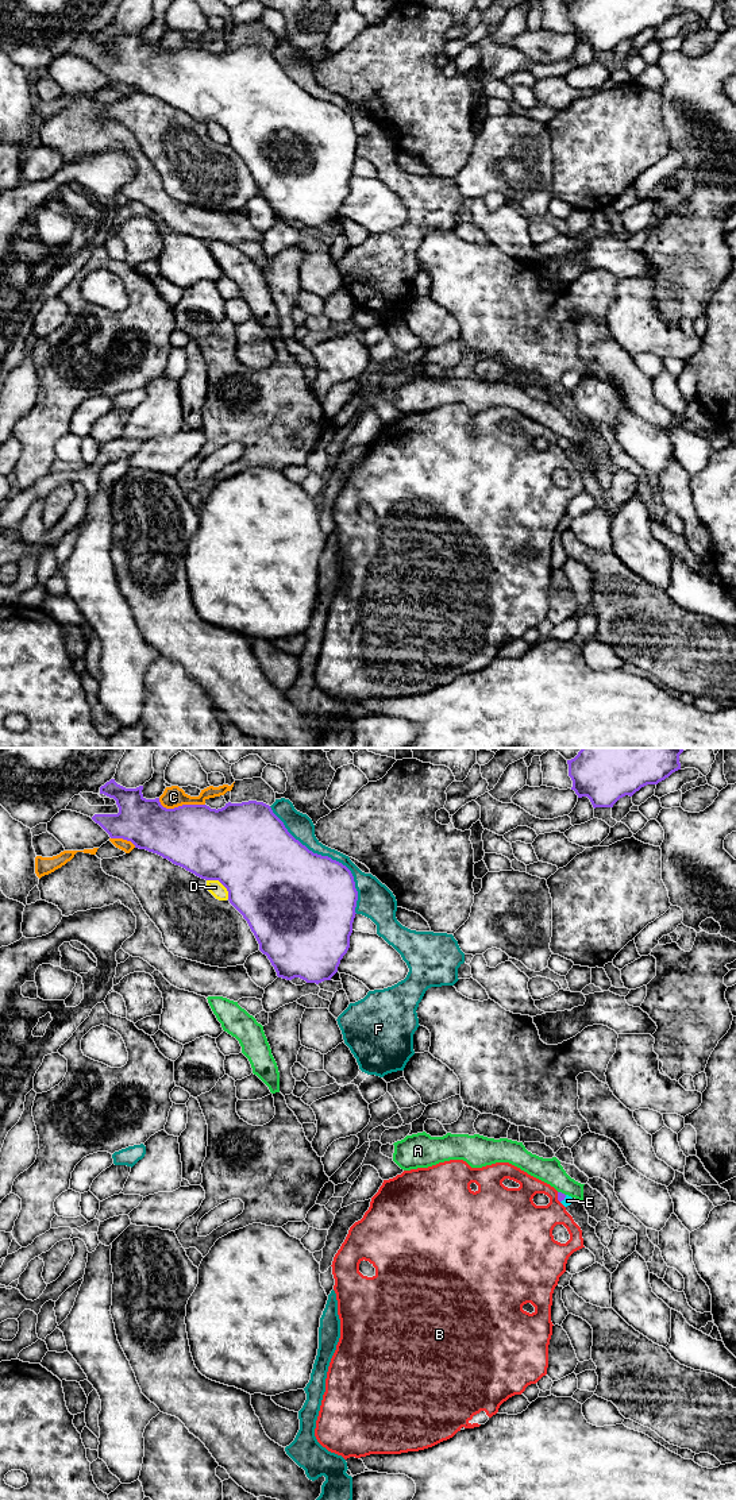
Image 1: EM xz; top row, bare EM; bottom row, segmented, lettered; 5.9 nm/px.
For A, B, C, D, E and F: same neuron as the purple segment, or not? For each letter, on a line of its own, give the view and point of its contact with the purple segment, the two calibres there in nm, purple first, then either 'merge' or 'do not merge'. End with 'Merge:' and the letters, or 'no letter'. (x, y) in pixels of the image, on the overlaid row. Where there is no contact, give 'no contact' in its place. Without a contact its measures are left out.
A: xz (561, 1192) | 50/150 nm | do not merge
B: xz (558, 1198) | 50/280 nm | do not merge
C: xz (180, 806) | 400/130 nm | do not merge
D: xz (222, 883) | 500/90 nm | do not merge
E: xz (563, 1199) | 50/50 nm | merge
F: xz (327, 856) | 500/150 nm | do not merge
Merge: E

